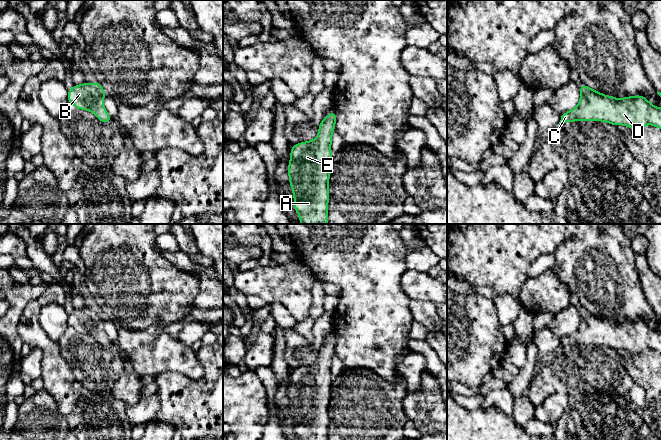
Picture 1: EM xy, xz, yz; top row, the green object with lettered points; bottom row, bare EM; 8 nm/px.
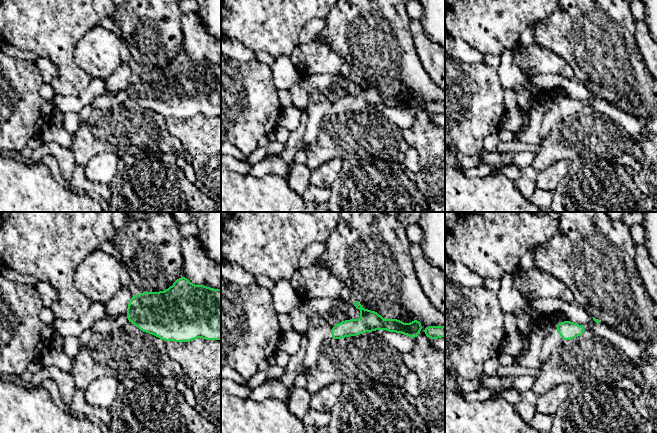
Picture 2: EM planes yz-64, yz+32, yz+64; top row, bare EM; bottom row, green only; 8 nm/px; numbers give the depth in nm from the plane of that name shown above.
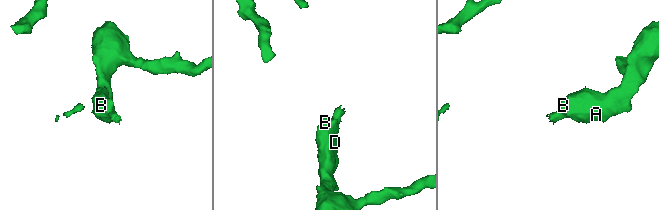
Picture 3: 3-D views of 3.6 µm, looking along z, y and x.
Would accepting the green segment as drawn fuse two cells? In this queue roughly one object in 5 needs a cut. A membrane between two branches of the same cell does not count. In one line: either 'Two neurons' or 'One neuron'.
One neuron

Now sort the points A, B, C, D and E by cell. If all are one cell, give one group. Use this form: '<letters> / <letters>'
A B C D E

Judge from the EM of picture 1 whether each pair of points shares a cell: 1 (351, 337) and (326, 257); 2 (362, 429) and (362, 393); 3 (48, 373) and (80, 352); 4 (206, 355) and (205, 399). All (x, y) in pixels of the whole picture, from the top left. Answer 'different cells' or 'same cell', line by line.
1: same cell
2: same cell
3: different cells
4: same cell

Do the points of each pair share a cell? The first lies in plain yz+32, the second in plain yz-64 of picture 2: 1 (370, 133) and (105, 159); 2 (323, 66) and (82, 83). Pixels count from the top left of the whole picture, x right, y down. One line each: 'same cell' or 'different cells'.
1: different cells
2: different cells

